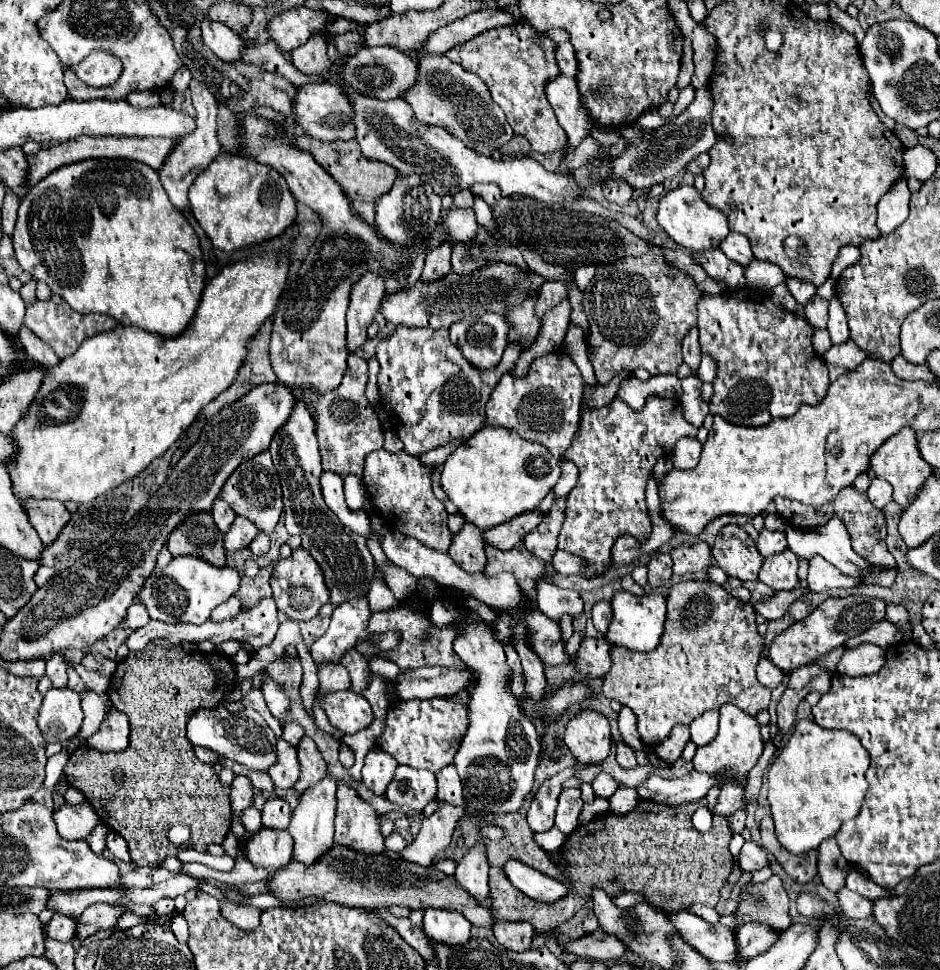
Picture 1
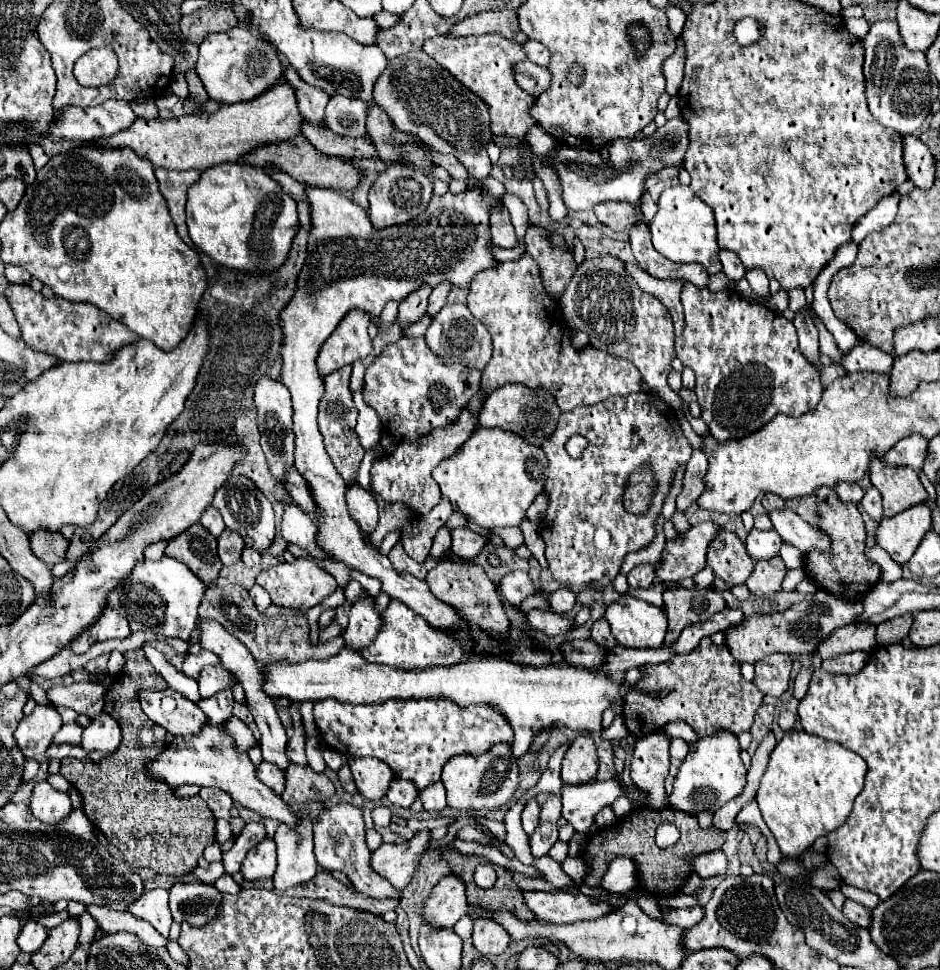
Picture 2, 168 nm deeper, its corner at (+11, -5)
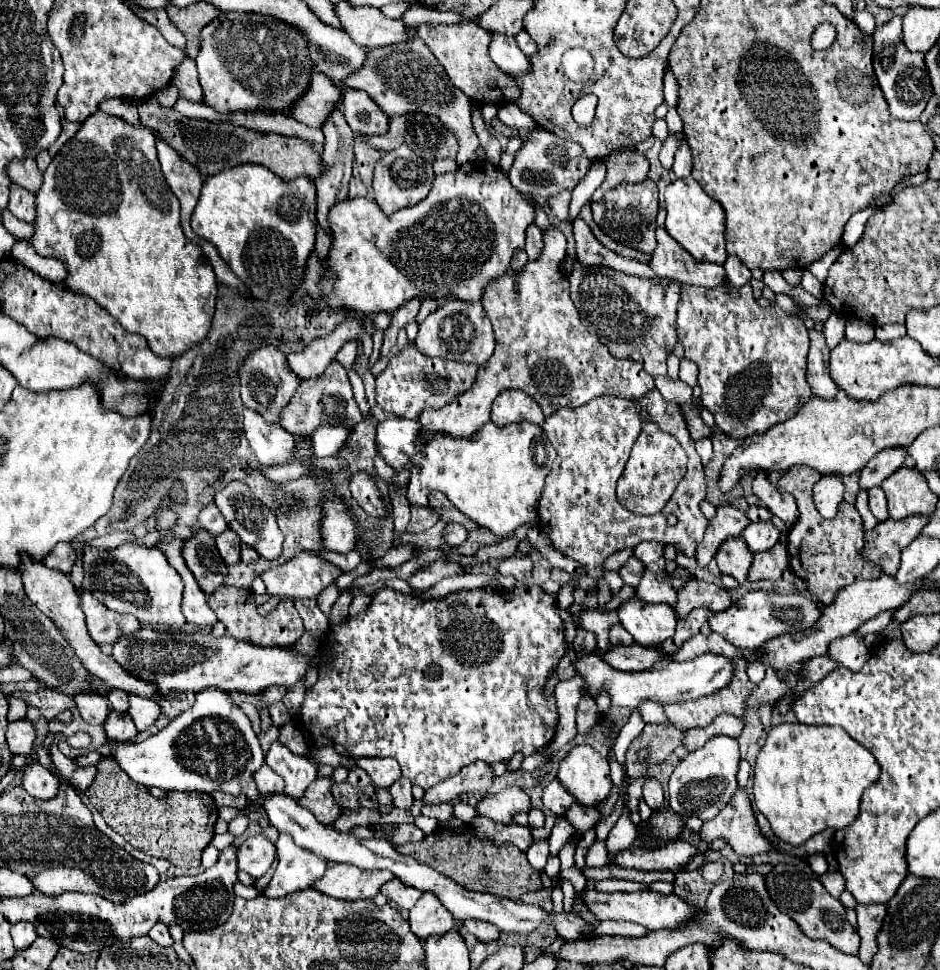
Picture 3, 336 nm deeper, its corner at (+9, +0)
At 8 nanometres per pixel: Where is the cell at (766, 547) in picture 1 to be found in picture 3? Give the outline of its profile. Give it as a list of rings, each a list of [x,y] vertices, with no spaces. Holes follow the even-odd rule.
[[[752,522],[752,524],[746,526],[742,536],[744,536],[744,540],[746,540],[746,544],[752,552],[770,550],[780,538],[780,534],[778,534],[778,530],[774,528],[772,522],[758,522],[758,524]]]

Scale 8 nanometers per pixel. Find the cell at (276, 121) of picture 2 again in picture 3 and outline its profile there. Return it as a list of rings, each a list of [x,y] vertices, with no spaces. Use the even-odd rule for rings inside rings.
[[[314,72],[308,92],[294,104],[294,108],[290,110],[290,116],[308,126],[320,128],[322,122],[330,118],[330,110],[334,110],[334,106],[340,104],[342,90],[344,88],[334,86],[334,82],[326,78],[326,74]]]

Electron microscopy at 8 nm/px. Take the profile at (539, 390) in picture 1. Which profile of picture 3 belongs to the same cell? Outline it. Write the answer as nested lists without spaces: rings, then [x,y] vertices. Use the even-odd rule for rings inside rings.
[[[522,390],[500,392],[492,404],[492,422],[496,426],[506,426],[524,420],[538,426],[544,424],[544,414],[538,402]]]

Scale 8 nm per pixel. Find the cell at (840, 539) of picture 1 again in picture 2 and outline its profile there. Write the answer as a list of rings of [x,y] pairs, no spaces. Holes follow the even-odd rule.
[[[772,511],[770,519],[774,523],[774,529],[782,537],[782,541],[798,547],[802,553],[808,551],[820,551],[828,553],[830,541],[824,535],[824,531],[816,531],[810,523],[804,523],[794,511]]]

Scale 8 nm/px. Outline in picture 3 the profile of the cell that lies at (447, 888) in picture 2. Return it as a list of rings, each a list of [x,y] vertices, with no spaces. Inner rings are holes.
[[[424,892],[422,898],[416,902],[416,906],[410,910],[408,922],[410,930],[424,940],[430,936],[442,936],[456,926],[454,916],[430,892]]]

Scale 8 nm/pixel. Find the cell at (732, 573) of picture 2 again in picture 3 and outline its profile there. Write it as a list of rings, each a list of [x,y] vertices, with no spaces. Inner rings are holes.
[[[742,536],[738,538],[728,538],[718,552],[716,552],[716,562],[722,574],[728,574],[736,578],[738,582],[744,582],[752,564],[752,552],[748,550],[746,542]]]

